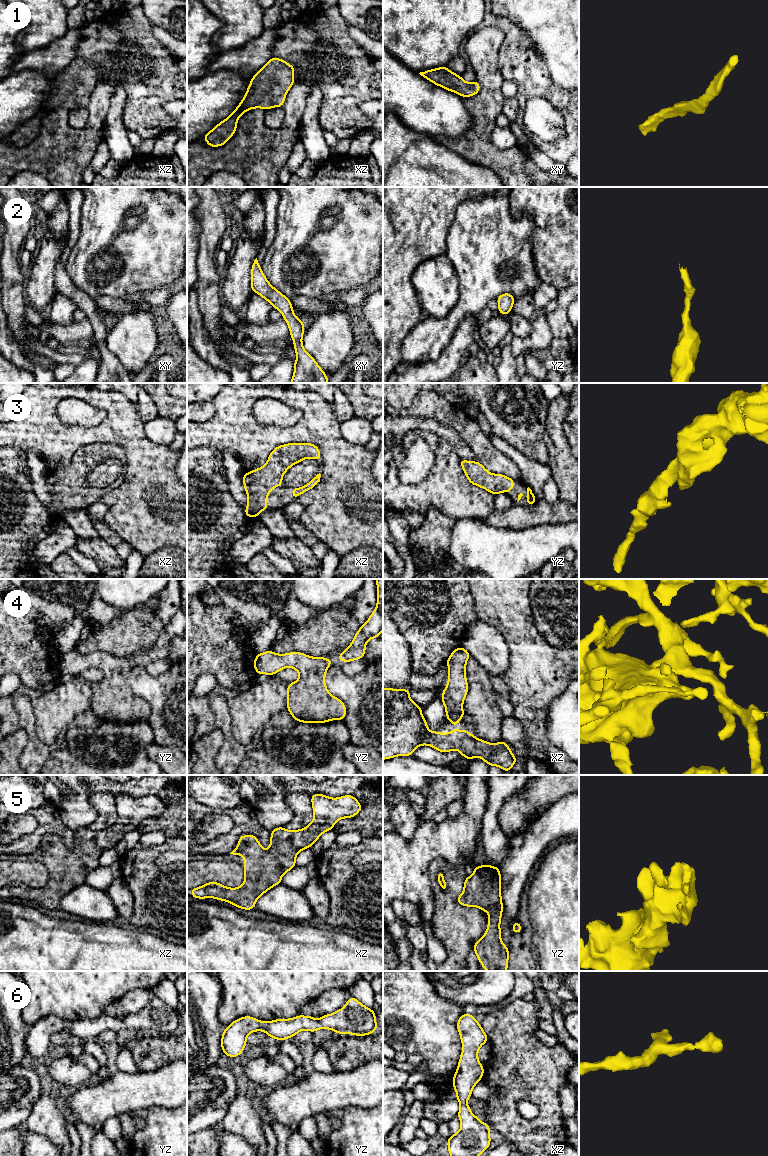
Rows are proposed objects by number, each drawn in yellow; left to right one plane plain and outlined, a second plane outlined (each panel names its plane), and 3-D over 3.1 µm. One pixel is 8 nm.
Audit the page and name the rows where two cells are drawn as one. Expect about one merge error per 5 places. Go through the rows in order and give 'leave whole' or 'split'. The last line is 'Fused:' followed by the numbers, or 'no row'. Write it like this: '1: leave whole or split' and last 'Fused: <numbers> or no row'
1: leave whole
2: leave whole
3: leave whole
4: leave whole
5: leave whole
6: leave whole
Fused: no row

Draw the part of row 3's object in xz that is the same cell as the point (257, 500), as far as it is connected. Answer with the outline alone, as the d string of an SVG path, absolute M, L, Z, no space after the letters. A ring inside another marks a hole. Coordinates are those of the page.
M312 443L284 444L273 449L263 467L244 473L243 484L248 497L245 515L258 518L262 510L268 510L267 497L271 489L280 487L285 472L306 458L320 461L319 448Z

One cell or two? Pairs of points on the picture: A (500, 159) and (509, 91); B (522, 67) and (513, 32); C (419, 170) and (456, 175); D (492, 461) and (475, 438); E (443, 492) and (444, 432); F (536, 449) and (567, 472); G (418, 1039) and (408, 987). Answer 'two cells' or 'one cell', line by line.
A: two cells
B: one cell
C: one cell
D: one cell
E: two cells
F: two cells
G: one cell

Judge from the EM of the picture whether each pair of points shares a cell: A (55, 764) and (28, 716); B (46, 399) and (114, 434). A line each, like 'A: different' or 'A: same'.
A: different
B: same

